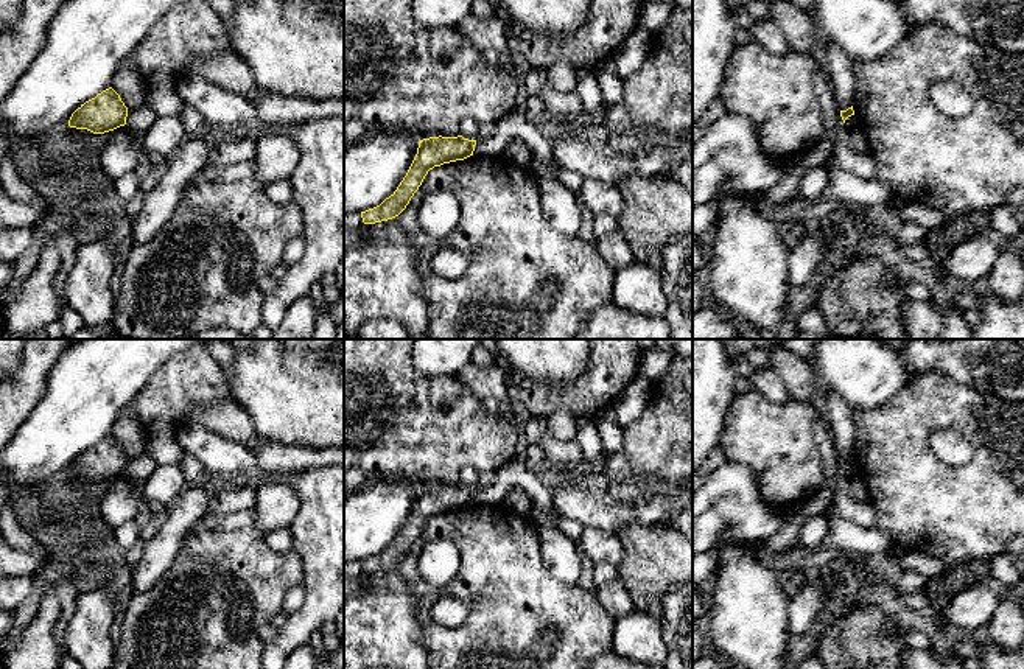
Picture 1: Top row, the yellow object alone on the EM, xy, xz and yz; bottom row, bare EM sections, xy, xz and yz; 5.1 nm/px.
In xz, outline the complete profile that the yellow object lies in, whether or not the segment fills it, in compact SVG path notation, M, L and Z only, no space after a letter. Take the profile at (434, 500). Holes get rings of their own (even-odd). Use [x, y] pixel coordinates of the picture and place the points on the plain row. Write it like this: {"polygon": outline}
{"polygon": "M439 484L420 489L417 503L397 538L380 554L361 560L363 571L375 573L398 565L409 552L430 518L473 504L475 493L476 489L468 489L462 484Z"}

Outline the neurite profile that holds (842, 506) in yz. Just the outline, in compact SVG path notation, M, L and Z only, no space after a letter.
M817 412L814 423L814 442L822 461L823 485L831 492L831 503L823 515L831 520L843 520L871 527L875 523L875 509L868 501L854 499L850 493L850 476L840 465L840 457L834 447L833 433L825 415Z

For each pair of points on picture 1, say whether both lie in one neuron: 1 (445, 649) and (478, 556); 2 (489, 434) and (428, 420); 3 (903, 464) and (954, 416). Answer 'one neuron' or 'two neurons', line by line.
1: one neuron
2: one neuron
3: one neuron

